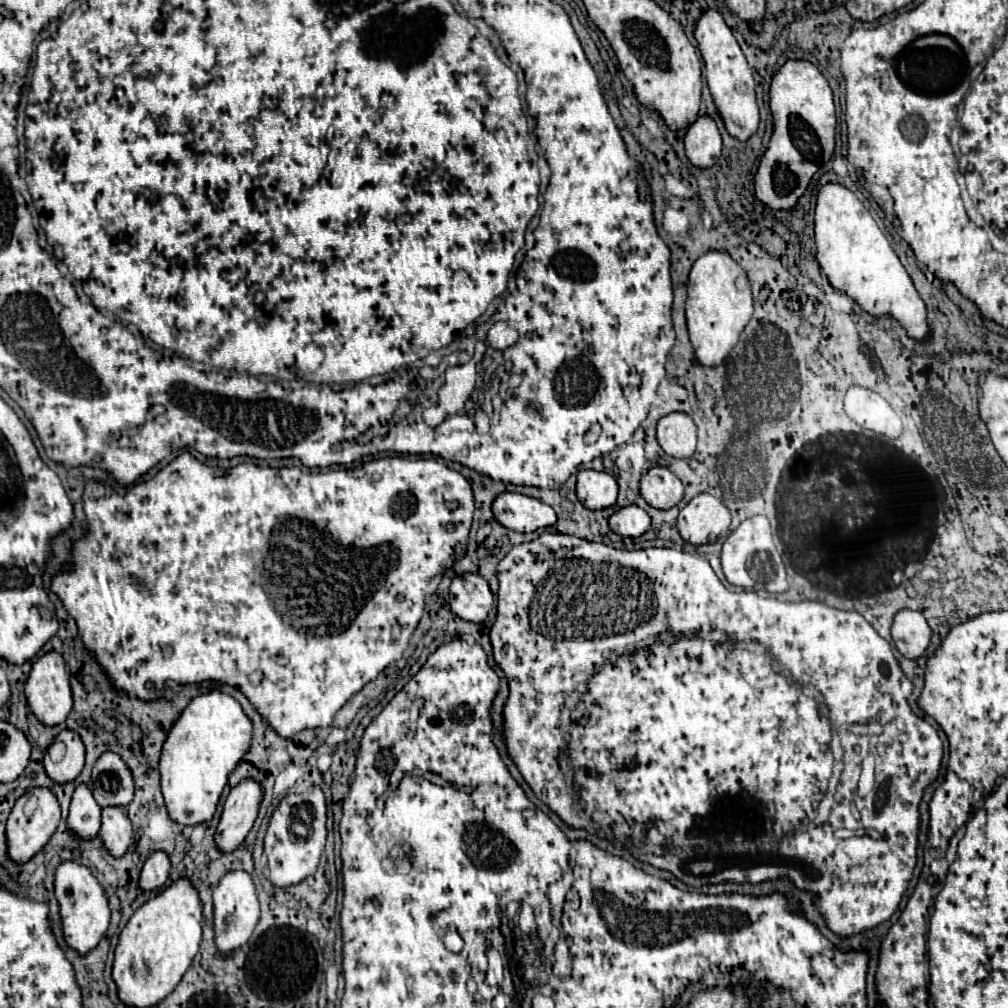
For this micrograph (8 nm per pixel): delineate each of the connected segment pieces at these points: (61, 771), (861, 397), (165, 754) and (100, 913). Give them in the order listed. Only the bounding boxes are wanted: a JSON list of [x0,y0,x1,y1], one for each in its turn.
[[44,730,84,784],[844,386,902,438],[160,690,252,826],[54,860,110,956]]

